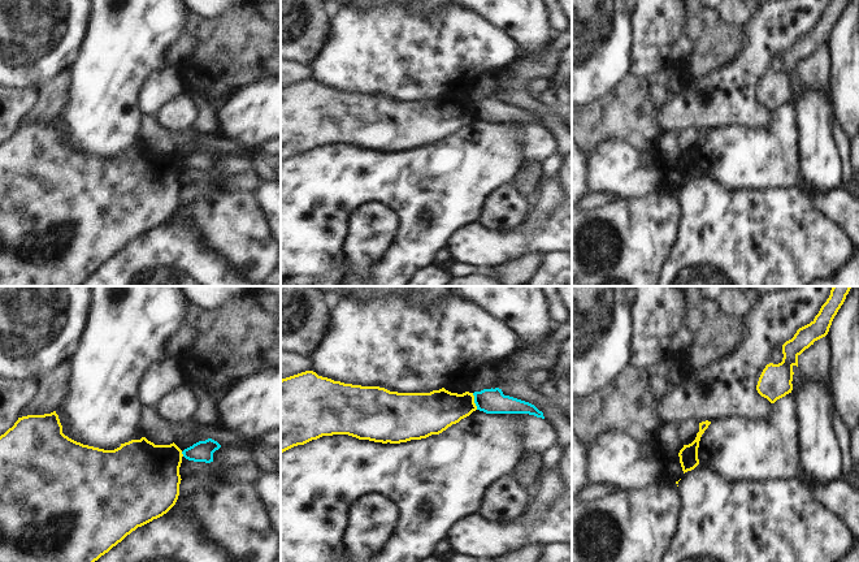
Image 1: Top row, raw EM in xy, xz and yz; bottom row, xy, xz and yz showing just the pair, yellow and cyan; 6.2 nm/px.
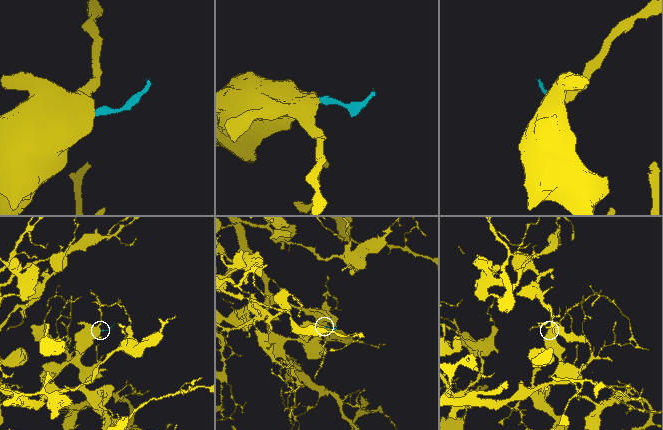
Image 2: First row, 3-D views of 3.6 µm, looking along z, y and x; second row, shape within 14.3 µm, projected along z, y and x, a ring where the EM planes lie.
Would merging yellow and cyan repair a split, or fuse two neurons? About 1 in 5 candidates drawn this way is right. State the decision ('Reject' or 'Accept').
Reject

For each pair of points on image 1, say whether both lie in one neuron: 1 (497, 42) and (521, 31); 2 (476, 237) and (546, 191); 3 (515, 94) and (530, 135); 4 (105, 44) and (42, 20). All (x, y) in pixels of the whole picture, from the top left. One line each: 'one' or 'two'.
1: two
2: one
3: two
4: two

